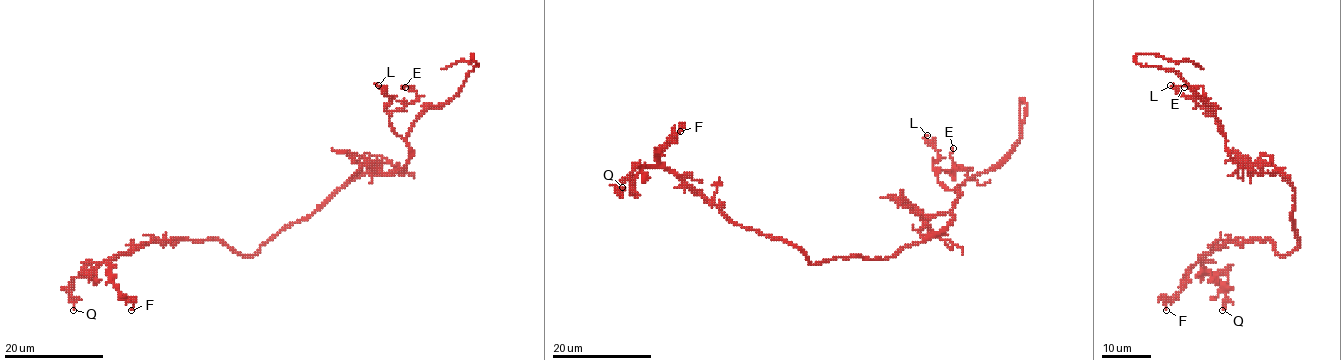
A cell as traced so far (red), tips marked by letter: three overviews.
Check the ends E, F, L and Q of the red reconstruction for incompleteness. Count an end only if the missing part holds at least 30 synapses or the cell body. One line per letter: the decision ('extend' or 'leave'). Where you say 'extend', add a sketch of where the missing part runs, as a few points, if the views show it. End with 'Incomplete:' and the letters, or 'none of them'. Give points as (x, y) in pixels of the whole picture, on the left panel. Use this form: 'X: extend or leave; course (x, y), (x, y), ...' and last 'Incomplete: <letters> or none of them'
E: leave
F: leave
L: leave
Q: leave
Incomplete: none of them

